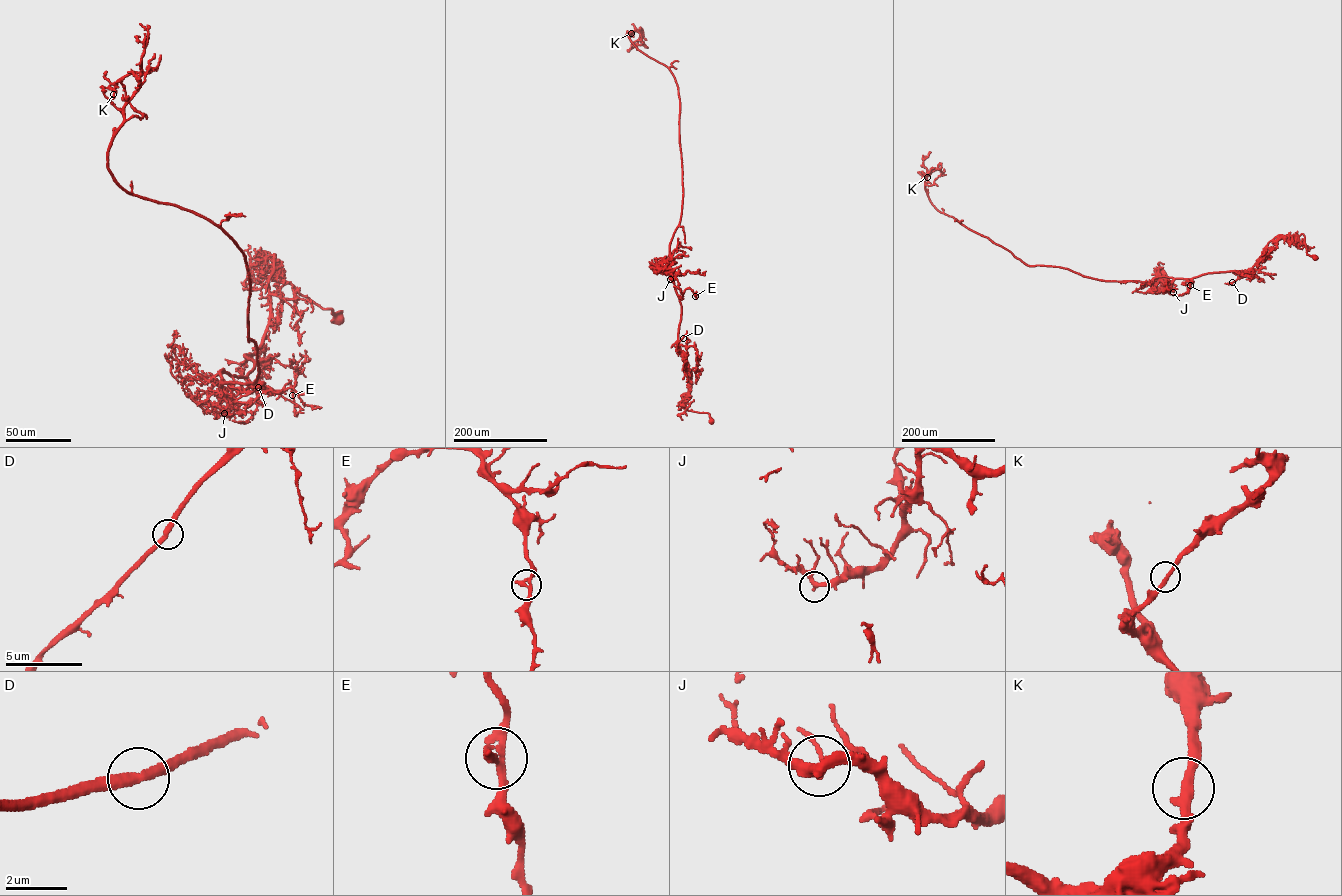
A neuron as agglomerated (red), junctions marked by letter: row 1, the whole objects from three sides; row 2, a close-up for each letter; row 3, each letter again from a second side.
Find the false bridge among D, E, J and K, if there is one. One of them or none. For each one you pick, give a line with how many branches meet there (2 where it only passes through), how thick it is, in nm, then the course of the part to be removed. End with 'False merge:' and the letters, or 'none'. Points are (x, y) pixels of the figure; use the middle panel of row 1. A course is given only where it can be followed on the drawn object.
False merge: none

